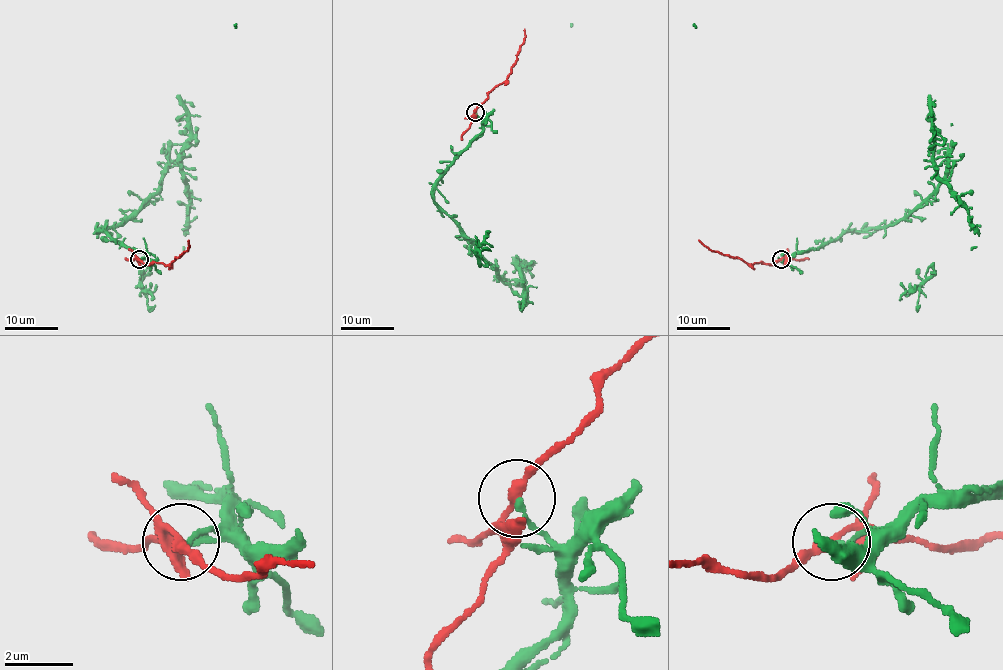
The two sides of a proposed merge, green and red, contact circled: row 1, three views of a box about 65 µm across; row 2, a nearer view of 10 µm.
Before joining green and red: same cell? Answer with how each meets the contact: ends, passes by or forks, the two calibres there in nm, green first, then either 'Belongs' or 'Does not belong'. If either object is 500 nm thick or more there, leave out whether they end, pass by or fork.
At the ring green ends. At the ring red passes by. Thickness 190 nm (green) against 240 nm. Does not belong

